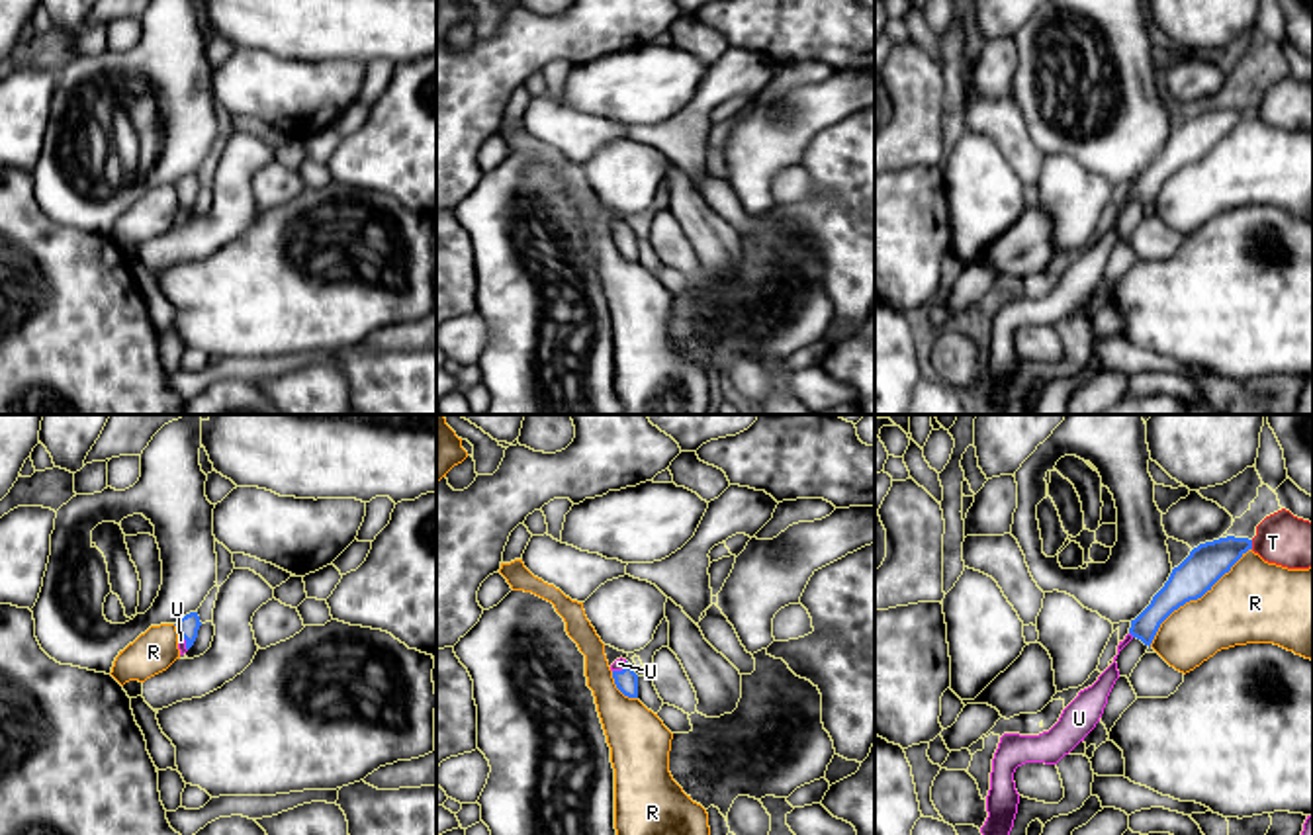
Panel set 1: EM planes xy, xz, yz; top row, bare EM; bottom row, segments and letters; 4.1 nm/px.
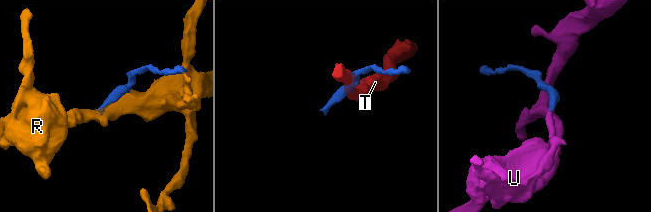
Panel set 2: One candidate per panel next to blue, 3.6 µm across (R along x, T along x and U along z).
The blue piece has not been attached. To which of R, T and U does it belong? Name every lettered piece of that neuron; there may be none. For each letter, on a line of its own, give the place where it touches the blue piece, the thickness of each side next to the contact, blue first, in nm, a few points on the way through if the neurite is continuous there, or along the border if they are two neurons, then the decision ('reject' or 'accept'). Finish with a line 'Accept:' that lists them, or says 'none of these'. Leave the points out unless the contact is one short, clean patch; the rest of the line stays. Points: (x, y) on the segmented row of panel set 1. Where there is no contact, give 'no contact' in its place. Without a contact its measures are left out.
R: yz (1194, 599) | 160/340 nm | reject
T: yz (1251, 544) | 160/220 nm | along yz (1251, 540), (1253, 548) | reject
U: yz (1131, 634) | 120/80 nm | across yz (1175, 593), (1131, 634), (1102, 687) | accept
Accept: U

